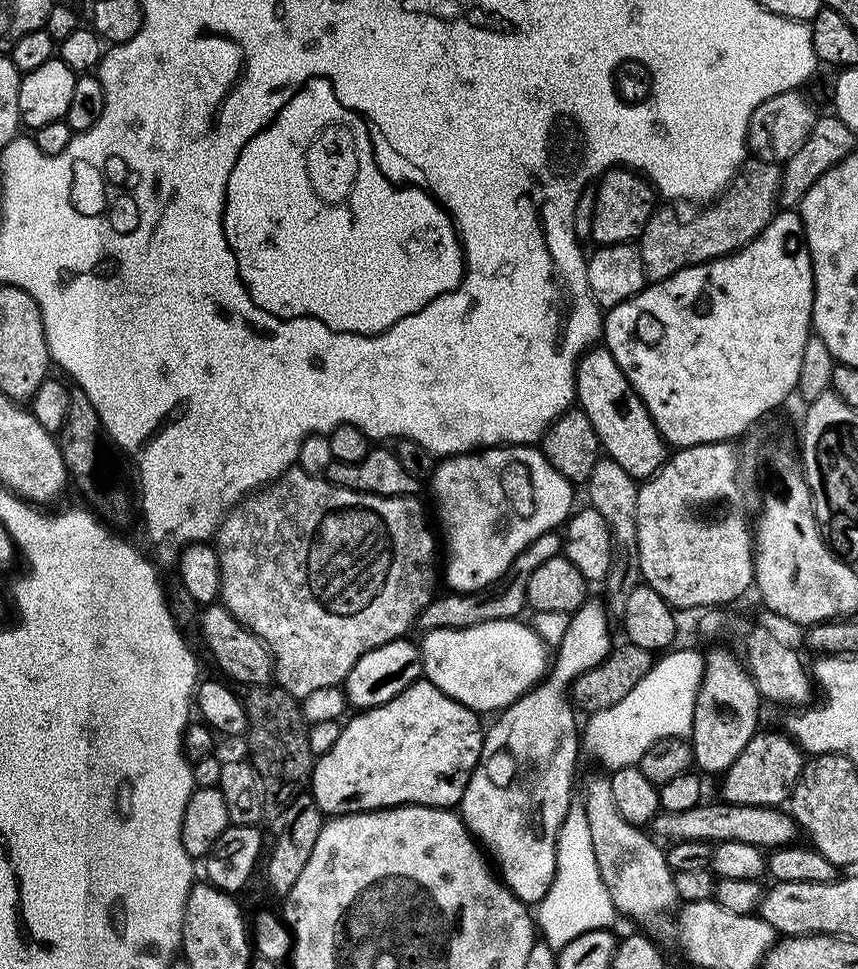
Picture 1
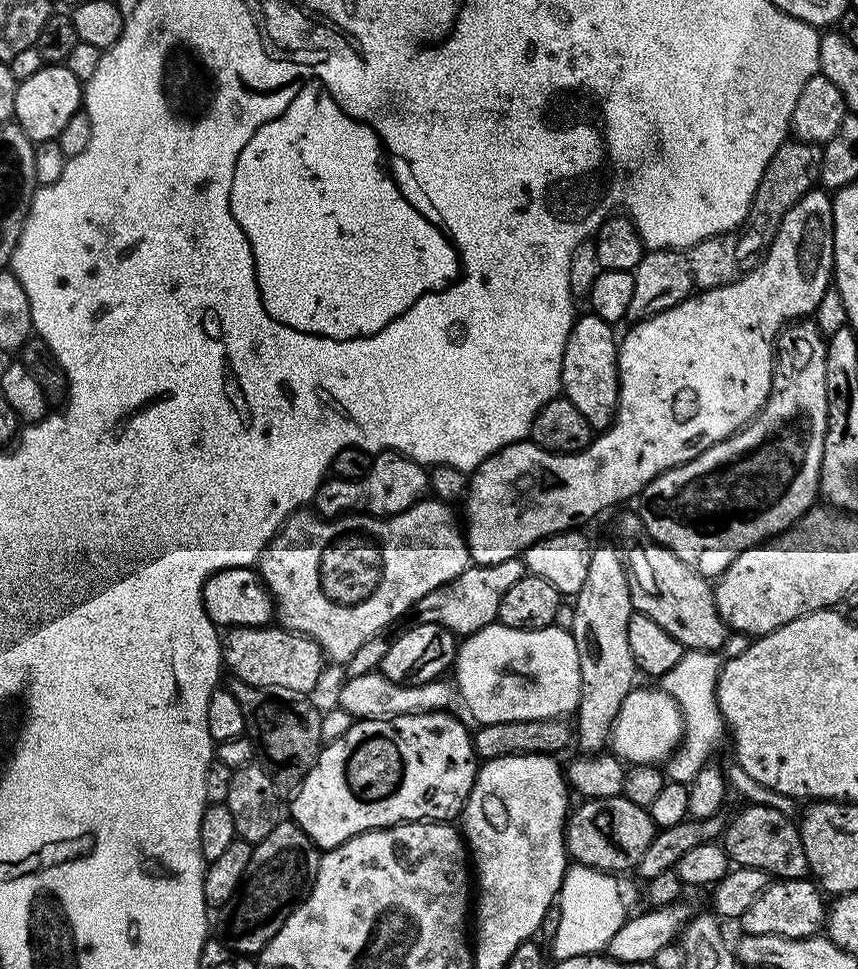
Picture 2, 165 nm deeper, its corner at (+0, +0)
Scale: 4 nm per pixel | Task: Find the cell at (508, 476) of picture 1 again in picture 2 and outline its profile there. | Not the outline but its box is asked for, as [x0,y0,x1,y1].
[463,190,834,565]

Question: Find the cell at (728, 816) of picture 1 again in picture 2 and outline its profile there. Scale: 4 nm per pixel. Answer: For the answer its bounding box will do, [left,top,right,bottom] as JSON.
[564,794,658,874]

